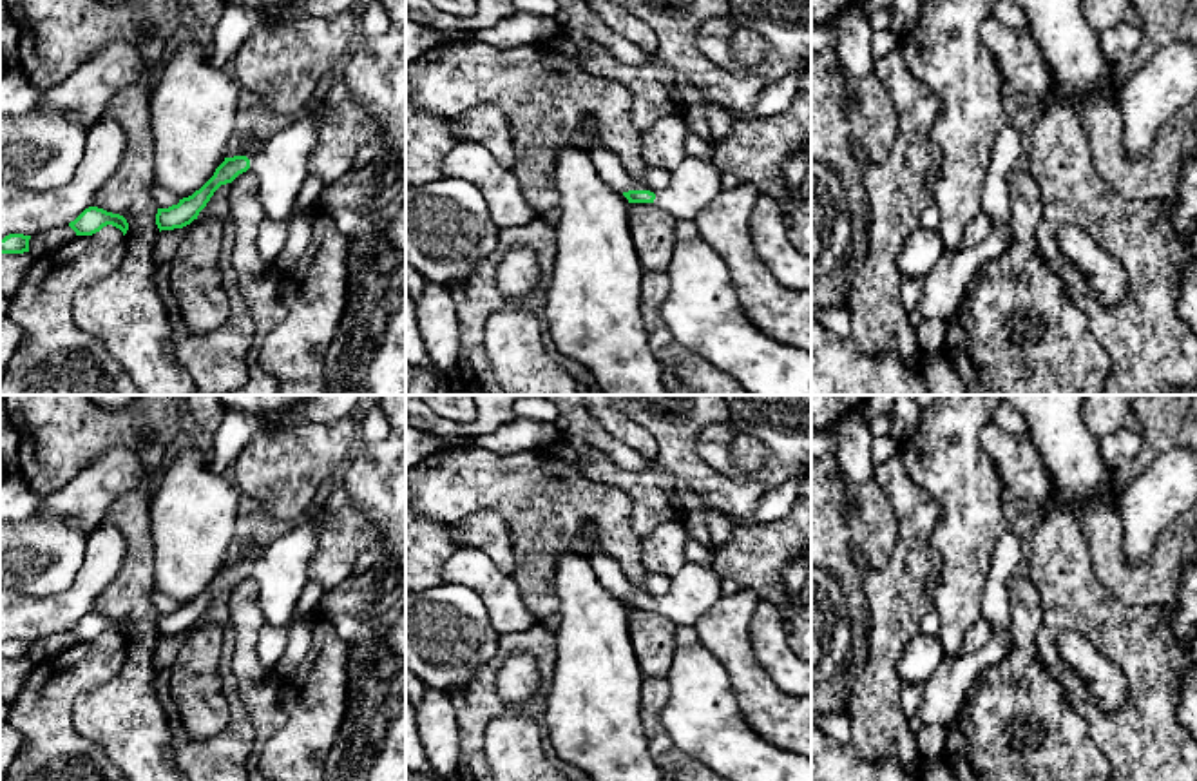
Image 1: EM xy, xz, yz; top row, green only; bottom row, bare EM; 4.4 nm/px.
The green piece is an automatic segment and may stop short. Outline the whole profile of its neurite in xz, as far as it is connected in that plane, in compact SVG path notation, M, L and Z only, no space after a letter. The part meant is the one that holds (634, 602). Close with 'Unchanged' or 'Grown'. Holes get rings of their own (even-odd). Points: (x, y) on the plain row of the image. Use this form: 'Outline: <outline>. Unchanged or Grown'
Outline: M686 562L683 569L670 578L670 591L657 602L650 596L628 596L623 598L623 602L628 609L656 609L681 627L695 625L719 598L723 598L723 578L713 569L713 564Z. Grown

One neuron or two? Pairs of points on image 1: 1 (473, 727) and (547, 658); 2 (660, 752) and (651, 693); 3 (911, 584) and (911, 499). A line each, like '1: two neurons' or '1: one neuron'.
1: one neuron
2: one neuron
3: one neuron

